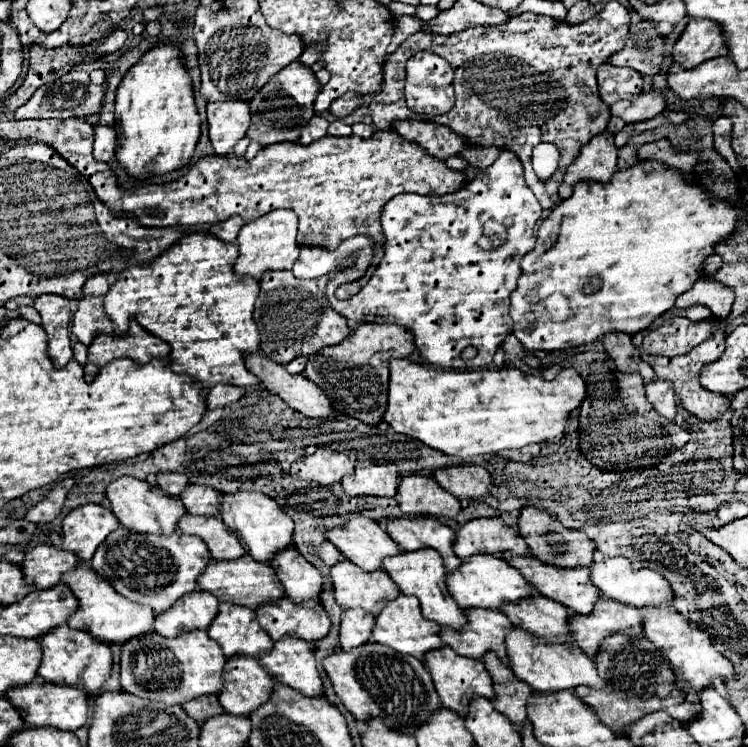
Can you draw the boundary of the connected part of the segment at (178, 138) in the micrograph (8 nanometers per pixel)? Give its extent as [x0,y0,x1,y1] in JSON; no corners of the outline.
[116,39,202,177]

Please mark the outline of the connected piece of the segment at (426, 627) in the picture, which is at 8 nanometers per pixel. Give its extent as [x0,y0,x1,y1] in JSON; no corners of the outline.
[372,595,442,659]

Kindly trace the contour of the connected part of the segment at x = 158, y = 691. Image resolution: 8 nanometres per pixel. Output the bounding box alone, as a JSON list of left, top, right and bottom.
[120,631,226,705]

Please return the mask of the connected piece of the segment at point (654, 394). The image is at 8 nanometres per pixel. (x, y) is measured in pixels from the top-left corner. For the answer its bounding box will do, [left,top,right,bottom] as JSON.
[646,379,676,419]

